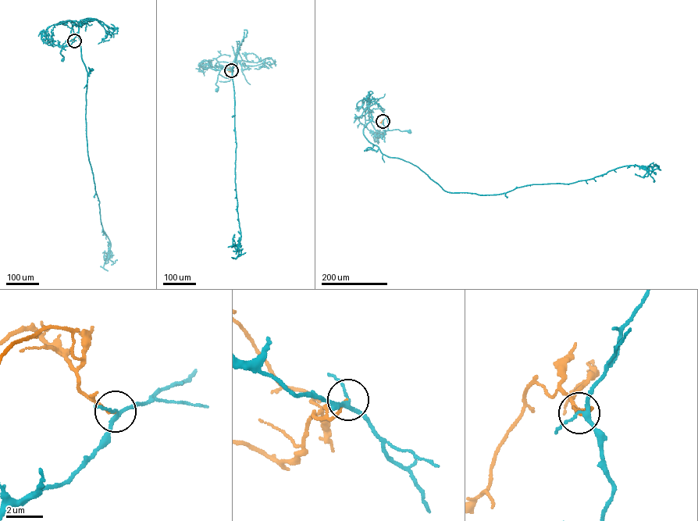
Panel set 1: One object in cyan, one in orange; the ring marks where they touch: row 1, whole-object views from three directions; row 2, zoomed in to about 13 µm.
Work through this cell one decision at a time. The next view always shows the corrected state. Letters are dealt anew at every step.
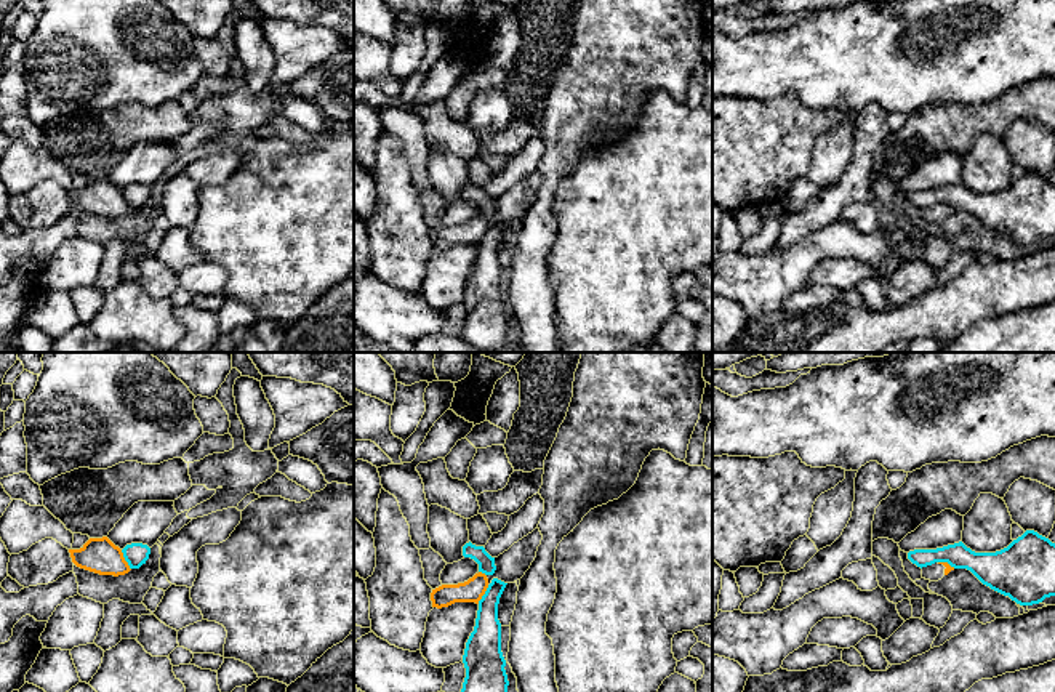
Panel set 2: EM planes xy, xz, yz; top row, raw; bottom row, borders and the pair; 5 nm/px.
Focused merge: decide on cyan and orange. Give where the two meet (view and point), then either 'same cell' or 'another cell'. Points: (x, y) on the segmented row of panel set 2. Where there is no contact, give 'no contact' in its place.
xy (125, 559) | another cell

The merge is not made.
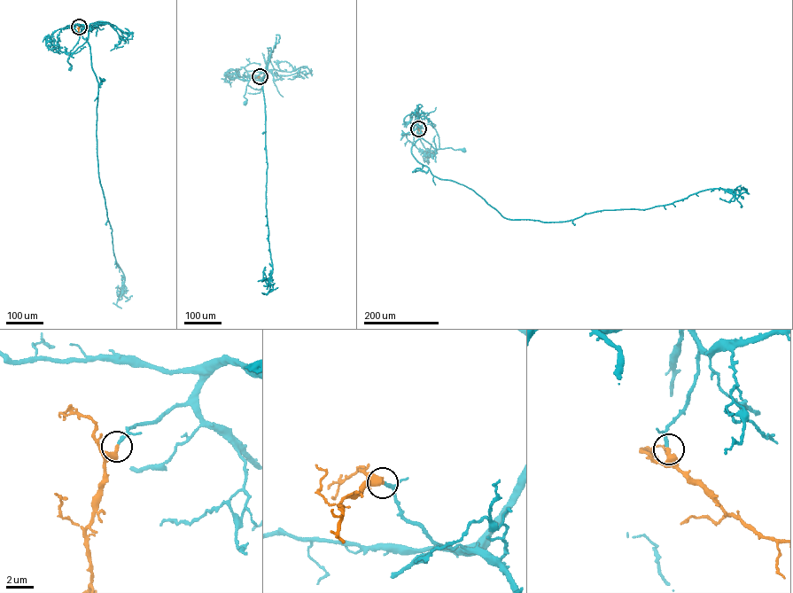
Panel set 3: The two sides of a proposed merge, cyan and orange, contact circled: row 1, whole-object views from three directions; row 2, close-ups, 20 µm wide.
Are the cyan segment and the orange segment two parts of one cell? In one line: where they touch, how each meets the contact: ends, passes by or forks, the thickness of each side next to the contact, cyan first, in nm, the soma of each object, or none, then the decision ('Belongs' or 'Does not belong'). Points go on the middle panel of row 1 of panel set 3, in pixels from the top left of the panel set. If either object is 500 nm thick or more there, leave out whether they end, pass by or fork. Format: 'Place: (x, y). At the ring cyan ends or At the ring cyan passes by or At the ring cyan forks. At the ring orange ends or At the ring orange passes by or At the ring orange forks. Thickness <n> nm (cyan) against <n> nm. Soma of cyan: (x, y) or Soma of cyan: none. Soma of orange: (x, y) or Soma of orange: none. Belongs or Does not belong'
Place: (260, 76). At the ring cyan passes by. At the ring orange ends. Thickness 180 nm (cyan) against 440 nm. Soma of cyan: (245, 103). Soma of orange: none. Belongs

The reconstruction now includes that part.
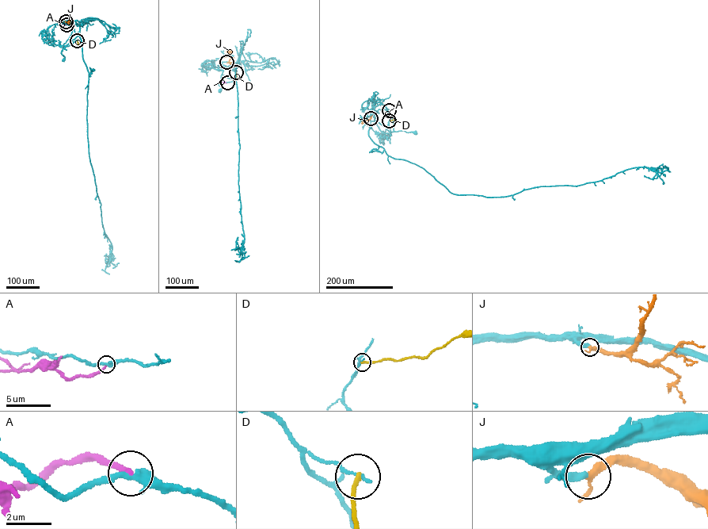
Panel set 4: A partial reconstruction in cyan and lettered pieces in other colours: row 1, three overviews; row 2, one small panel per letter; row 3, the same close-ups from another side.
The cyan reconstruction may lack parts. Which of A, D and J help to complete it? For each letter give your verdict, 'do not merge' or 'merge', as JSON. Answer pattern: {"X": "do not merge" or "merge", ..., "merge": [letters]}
{"A": "do not merge", "D": "do not merge", "J": "merge", "merge": ["J"]}

